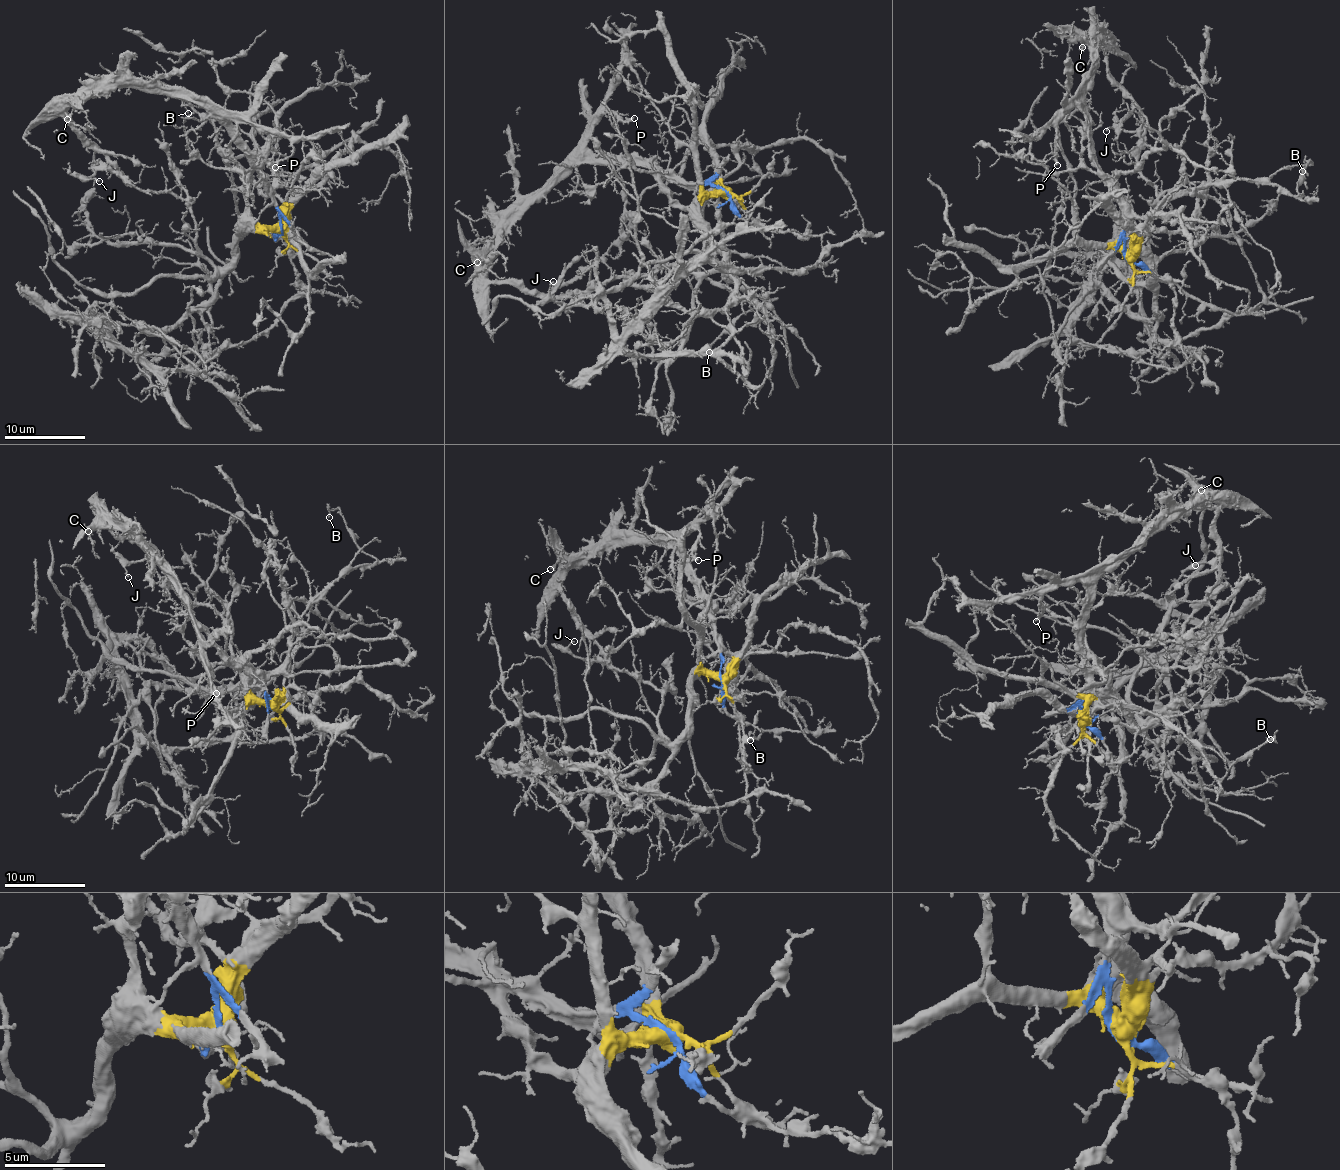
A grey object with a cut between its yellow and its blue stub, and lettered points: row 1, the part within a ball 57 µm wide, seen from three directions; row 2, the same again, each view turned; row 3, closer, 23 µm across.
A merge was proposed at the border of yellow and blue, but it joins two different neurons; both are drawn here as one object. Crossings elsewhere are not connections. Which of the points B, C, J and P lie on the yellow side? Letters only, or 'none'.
J

